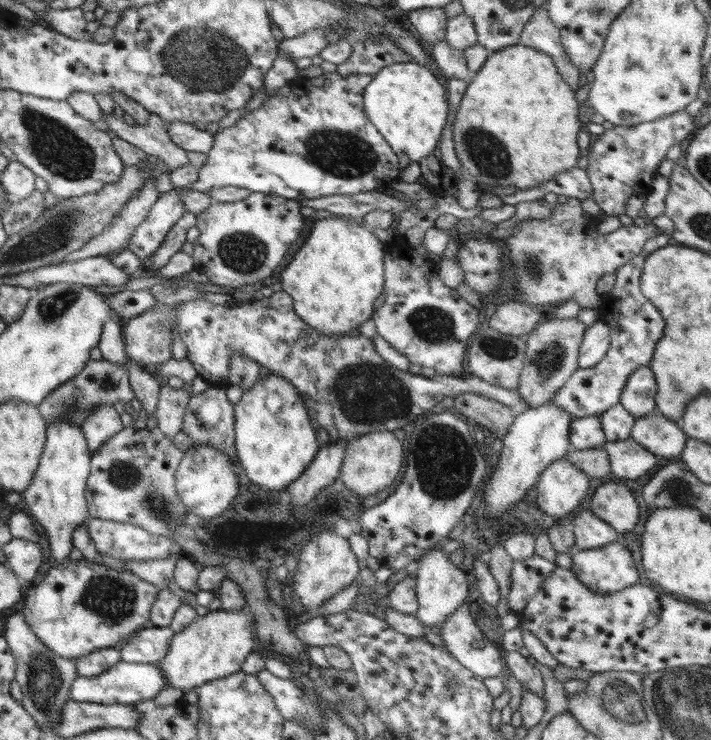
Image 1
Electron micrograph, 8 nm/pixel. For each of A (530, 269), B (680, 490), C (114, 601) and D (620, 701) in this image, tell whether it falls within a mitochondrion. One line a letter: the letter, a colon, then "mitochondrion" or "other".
A: mitochondrion
B: mitochondrion
C: mitochondrion
D: mitochondrion

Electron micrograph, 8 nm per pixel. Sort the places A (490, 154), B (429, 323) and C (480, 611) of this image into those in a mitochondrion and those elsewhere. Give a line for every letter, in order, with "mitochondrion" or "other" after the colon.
A: mitochondrion
B: mitochondrion
C: other

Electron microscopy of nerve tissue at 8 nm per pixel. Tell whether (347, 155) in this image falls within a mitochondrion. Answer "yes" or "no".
yes

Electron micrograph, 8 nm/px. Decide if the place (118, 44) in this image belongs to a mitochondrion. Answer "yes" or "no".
no

